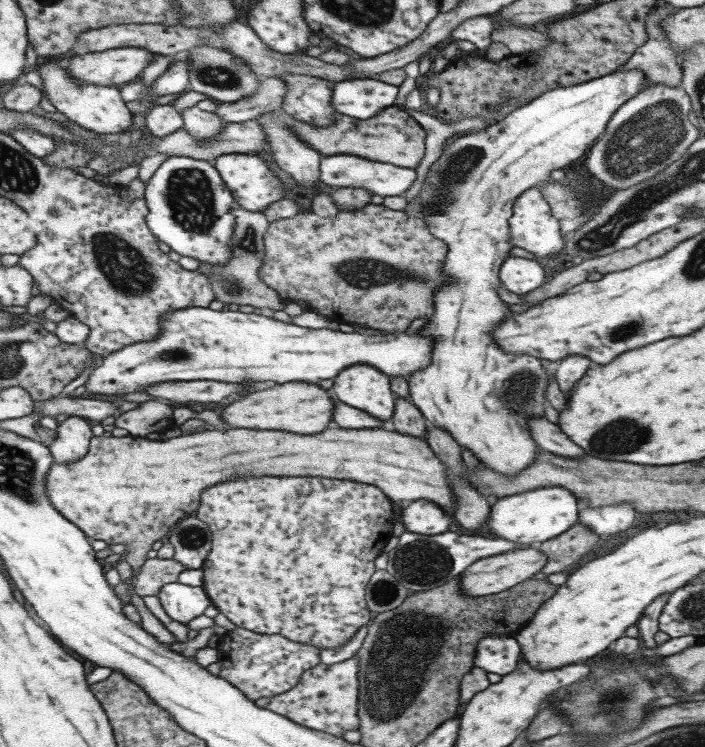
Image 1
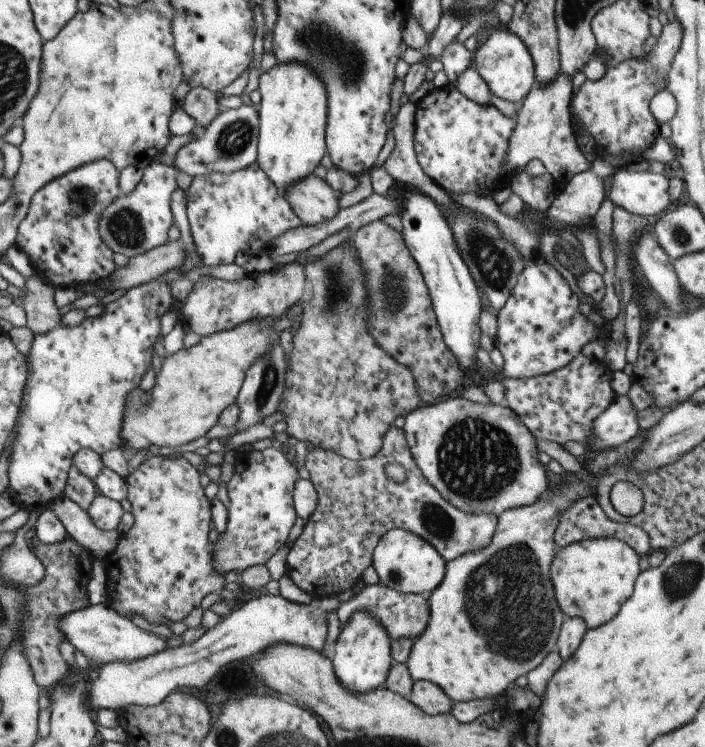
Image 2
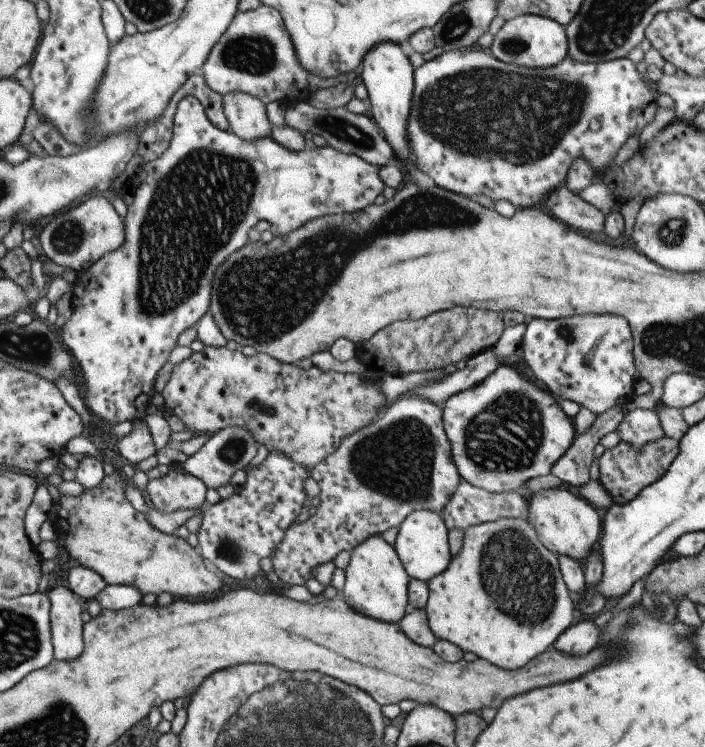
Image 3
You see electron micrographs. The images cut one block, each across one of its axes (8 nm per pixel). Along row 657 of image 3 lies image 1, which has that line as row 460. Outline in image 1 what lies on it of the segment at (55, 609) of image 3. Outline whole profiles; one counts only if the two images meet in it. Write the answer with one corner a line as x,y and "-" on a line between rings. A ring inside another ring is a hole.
64,416
56,426
56,437
48,445
55,464
71,464
85,456
89,438
91,438
91,422
79,416

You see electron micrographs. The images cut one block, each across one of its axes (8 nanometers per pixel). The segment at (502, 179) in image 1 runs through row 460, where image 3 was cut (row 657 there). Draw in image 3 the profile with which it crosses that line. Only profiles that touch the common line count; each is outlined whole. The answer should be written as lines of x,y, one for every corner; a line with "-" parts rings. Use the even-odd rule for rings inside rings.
500,518
487,521
466,528
462,536
461,548
450,558
446,569
441,574
426,580
428,597
424,606
426,619
430,631
436,639
446,640
456,644
462,652
472,652
479,659
486,660
502,669
516,669
531,660
536,654
542,653
571,623
575,622
574,602
571,594
563,582
558,557
552,551
547,550
537,538
535,529
528,520
518,518

